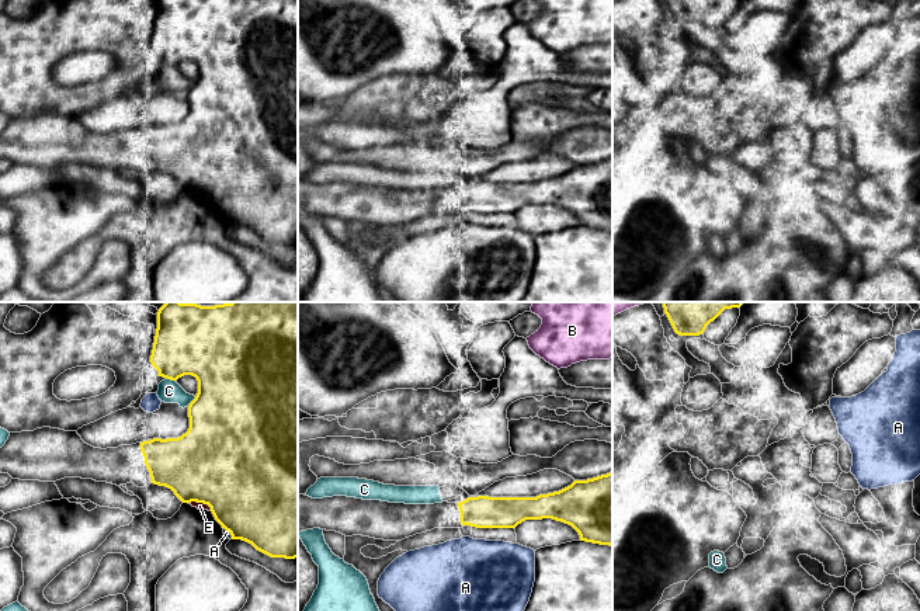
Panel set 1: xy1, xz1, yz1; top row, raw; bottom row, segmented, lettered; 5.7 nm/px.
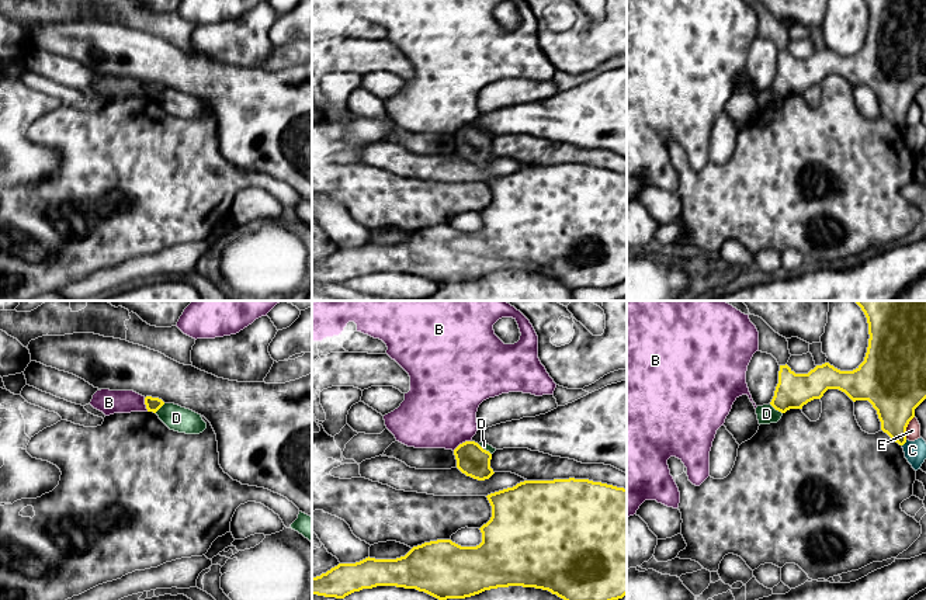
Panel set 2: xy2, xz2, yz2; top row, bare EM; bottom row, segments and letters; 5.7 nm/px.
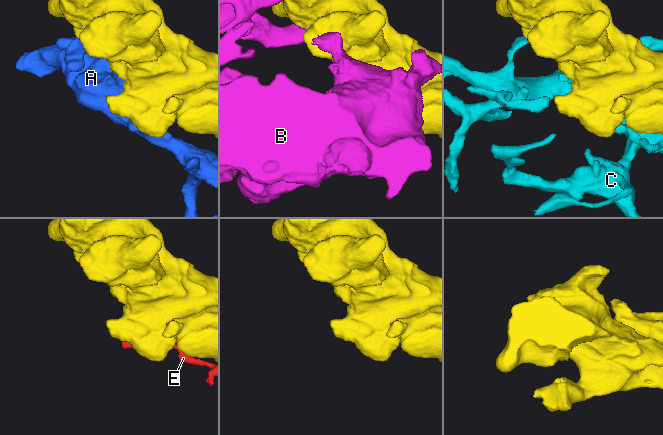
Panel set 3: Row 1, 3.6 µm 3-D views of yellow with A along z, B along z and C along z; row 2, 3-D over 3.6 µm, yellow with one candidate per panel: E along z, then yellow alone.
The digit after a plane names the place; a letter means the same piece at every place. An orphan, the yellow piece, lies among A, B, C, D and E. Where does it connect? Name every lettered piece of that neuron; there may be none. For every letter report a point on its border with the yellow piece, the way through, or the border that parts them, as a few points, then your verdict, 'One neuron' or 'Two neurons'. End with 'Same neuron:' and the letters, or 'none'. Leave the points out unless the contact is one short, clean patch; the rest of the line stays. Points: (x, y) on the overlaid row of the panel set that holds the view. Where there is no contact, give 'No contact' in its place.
A: Touches yellow at xy1 (229, 531). Two neurons
B: Touches yellow at xz2 (461, 444). Two neurons
C: Touches yellow at xy1 (191, 402). Two neurons
D: Touches yellow at yz2 (776, 409). Boundary: yz2 (770, 403), (781, 413). Two neurons
E: Touches yellow at xy1 (201, 502). Two neurons
Same neuron: none

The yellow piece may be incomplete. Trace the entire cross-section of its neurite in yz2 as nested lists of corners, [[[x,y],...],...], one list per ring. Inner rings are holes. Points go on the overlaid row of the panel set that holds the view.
[[[926,301],[853,302],[861,308],[868,323],[870,339],[864,361],[853,371],[840,371],[825,363],[808,374],[795,374],[787,364],[780,365],[778,384],[770,405],[785,413],[821,399],[828,389],[839,389],[853,402],[868,400],[877,410],[881,430],[904,445],[915,409],[926,399]]]

